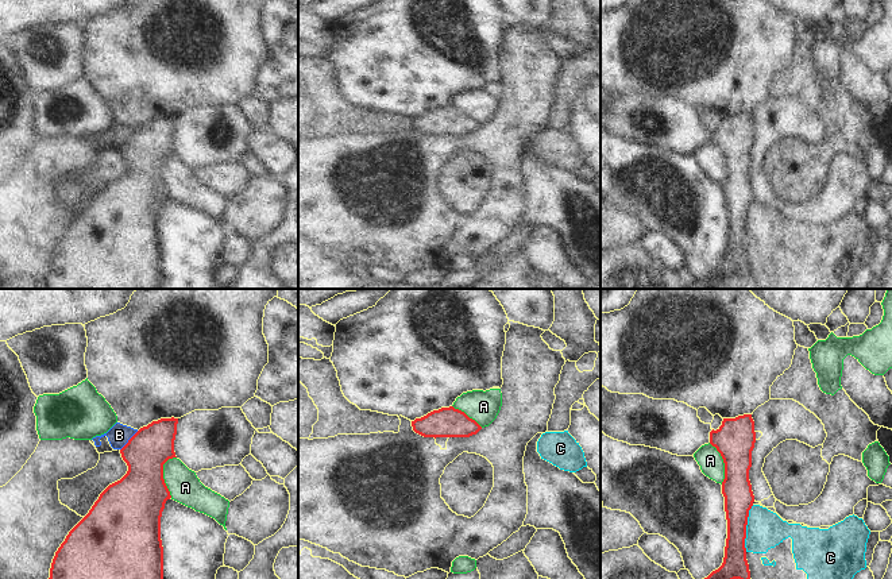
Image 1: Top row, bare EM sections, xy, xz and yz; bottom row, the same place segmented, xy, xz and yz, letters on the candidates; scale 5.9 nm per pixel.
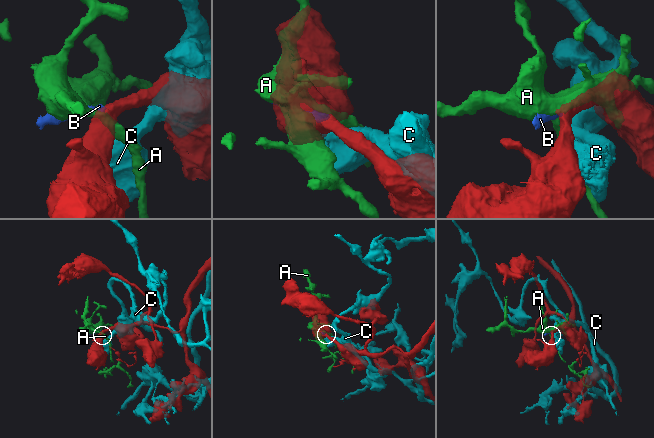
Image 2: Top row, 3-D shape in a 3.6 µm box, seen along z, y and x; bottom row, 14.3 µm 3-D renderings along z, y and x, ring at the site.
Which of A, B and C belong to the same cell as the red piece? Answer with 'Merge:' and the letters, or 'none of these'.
Merge: none of these

